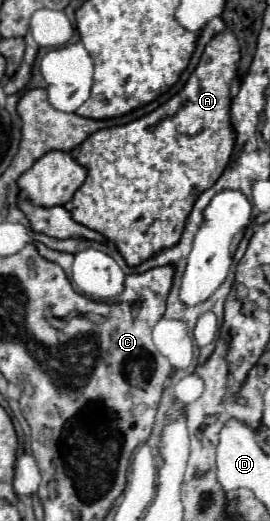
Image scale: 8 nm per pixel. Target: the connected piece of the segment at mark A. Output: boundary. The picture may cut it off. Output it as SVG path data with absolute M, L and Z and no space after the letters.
M231 31L217 33L201 55L197 69L187 79L185 87L157 107L153 113L119 127L99 129L79 147L75 161L87 169L85 183L73 195L73 221L101 233L115 243L121 257L129 267L137 267L159 251L175 247L185 229L185 221L193 209L197 197L209 189L231 159L235 147L235 131L231 129L229 87L235 79L239 63L239 45Z

